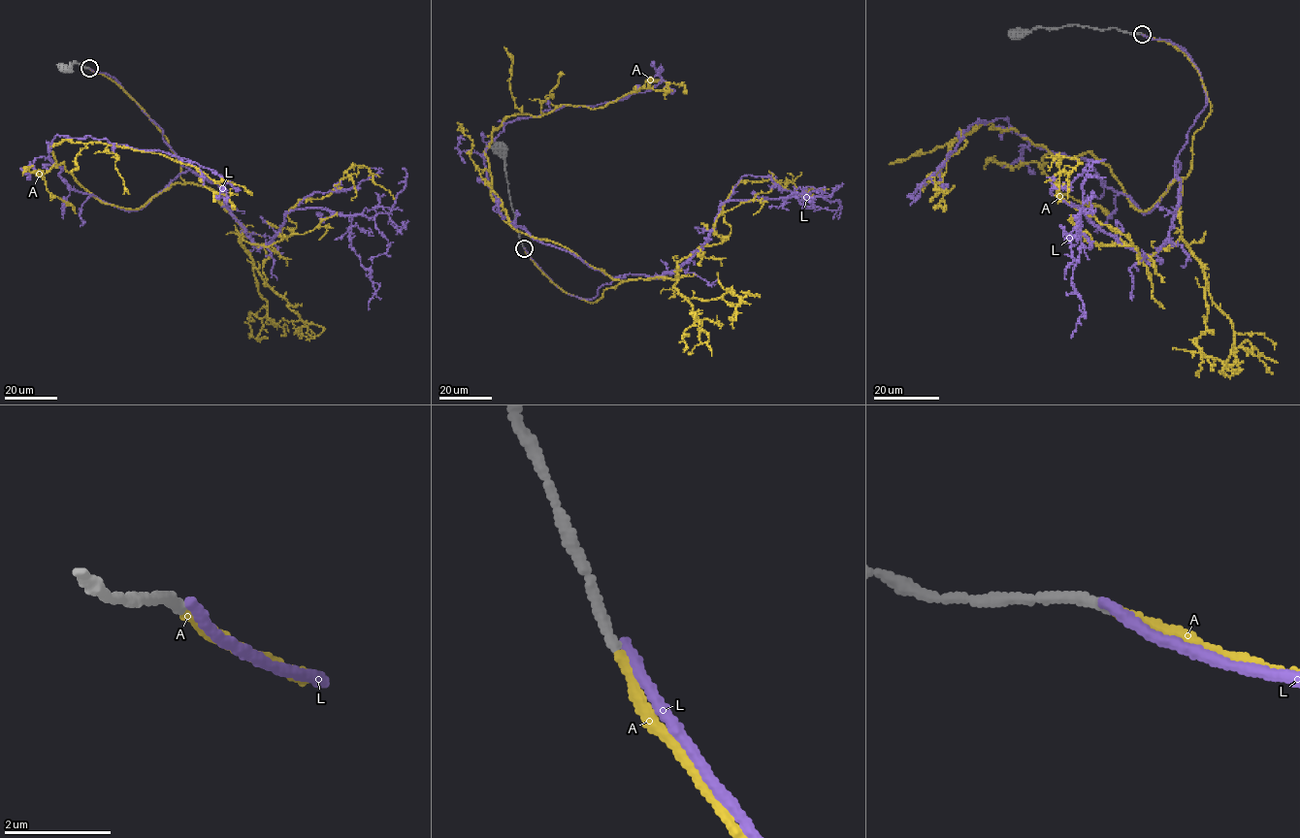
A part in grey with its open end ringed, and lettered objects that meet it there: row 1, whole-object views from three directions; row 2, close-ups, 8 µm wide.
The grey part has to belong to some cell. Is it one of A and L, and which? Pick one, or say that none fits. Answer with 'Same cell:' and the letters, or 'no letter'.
Same cell: A

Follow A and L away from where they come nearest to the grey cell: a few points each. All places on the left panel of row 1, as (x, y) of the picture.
A: (89, 68), (147, 115), (187, 183), (136, 209), (101, 203), (56, 167), (54, 144), (160, 153), (251, 195)
L: (89, 68), (189, 169), (136, 210), (74, 190), (49, 157), (56, 135), (189, 159), (227, 181), (226, 204)

